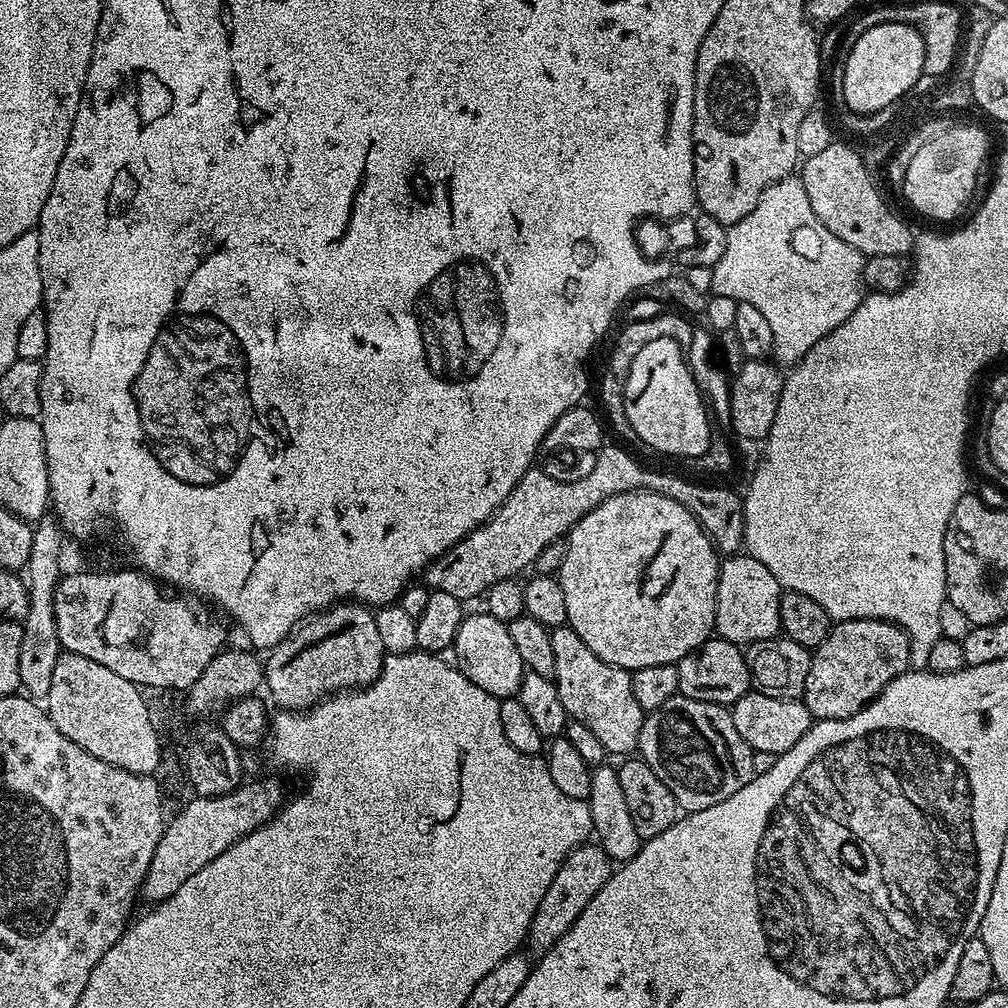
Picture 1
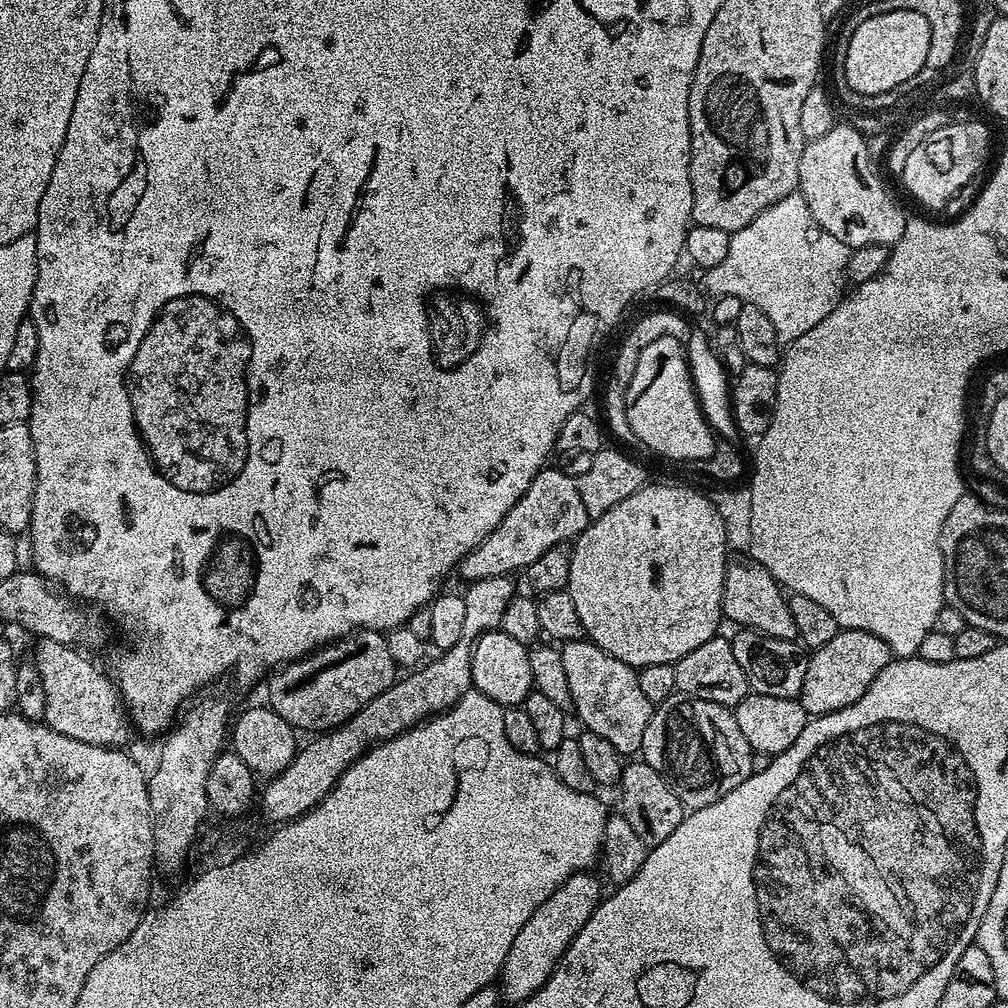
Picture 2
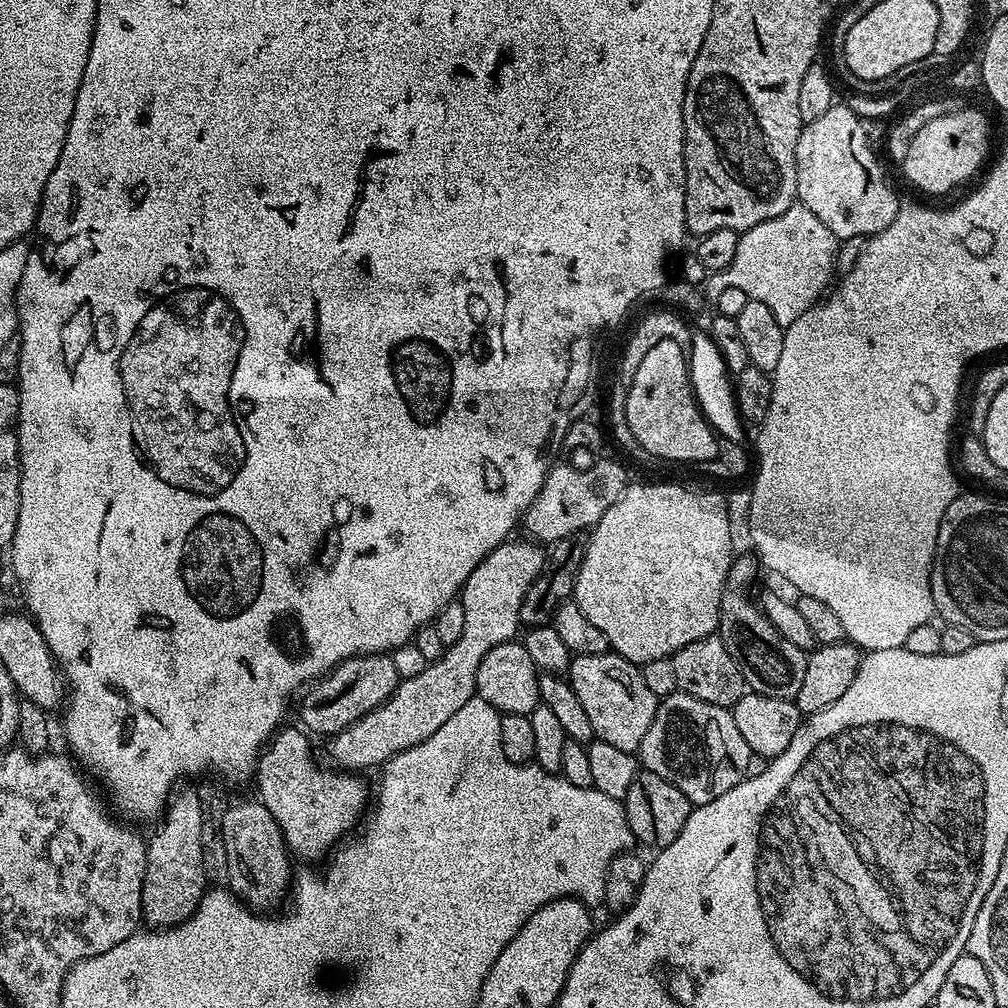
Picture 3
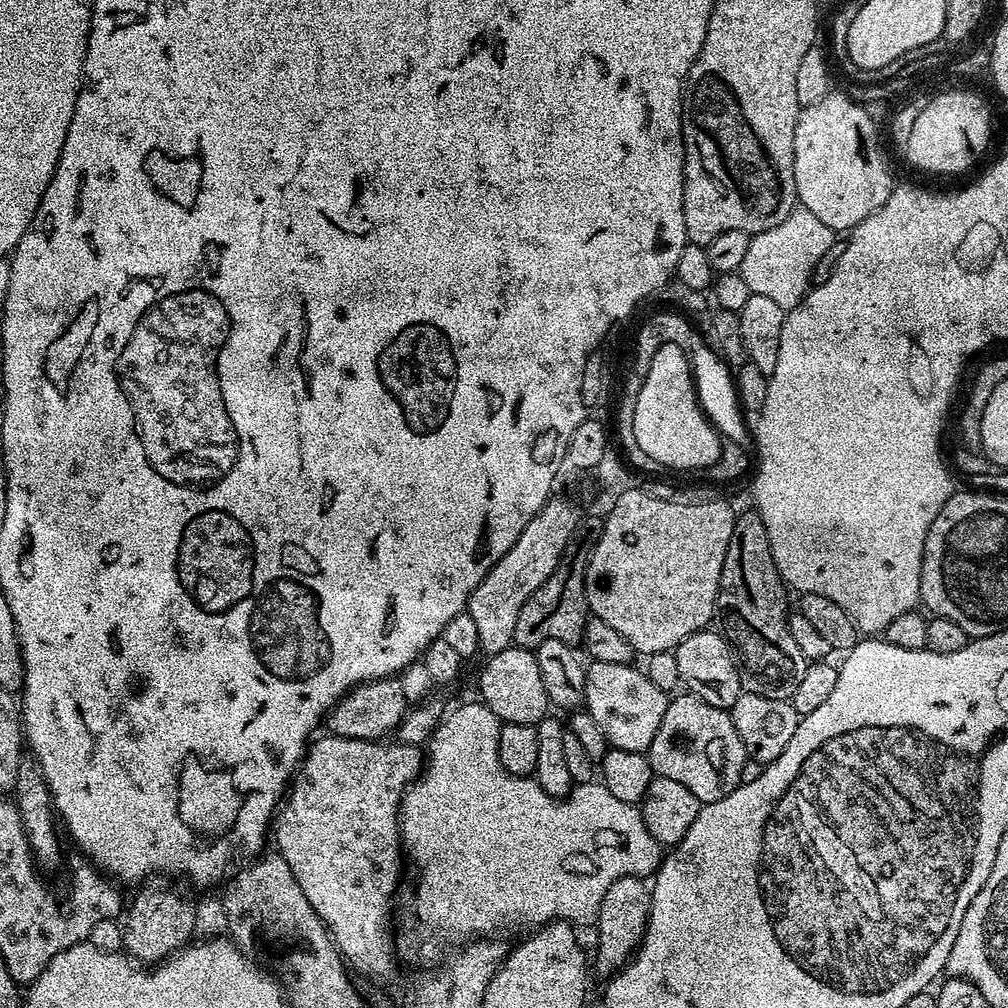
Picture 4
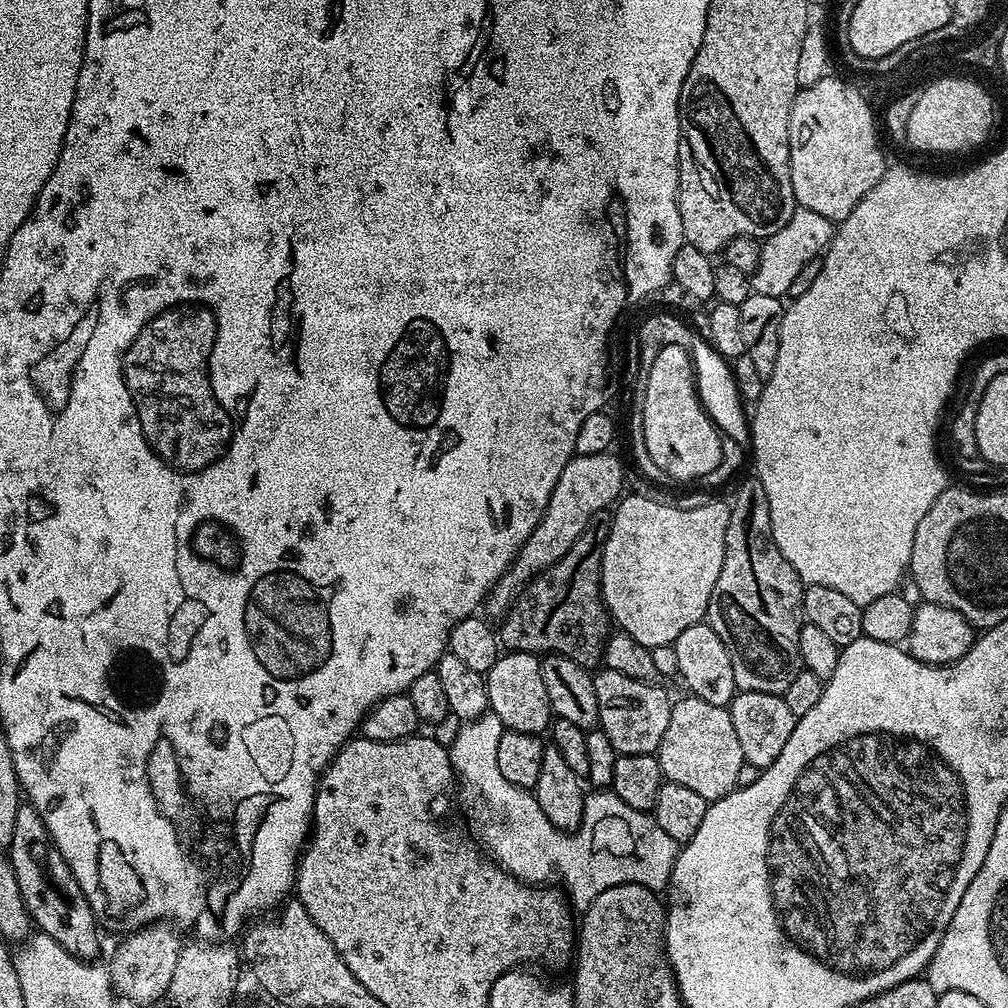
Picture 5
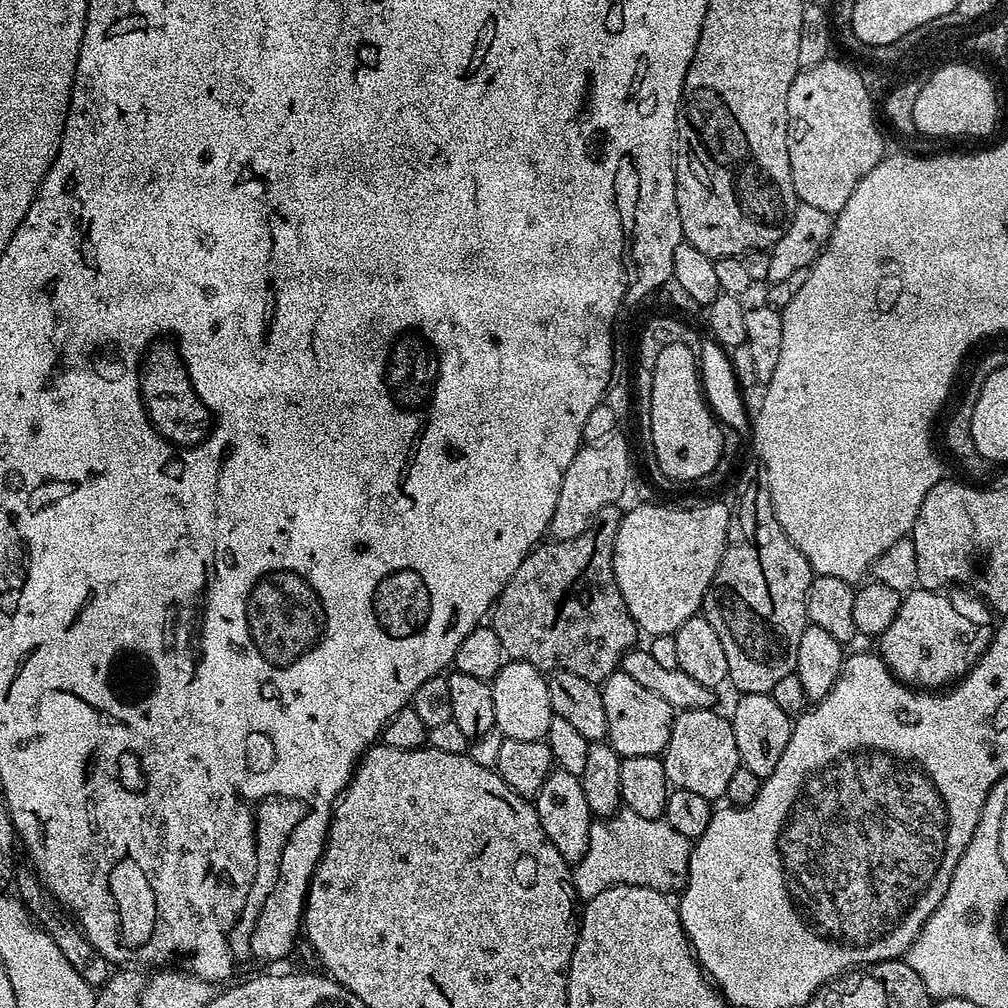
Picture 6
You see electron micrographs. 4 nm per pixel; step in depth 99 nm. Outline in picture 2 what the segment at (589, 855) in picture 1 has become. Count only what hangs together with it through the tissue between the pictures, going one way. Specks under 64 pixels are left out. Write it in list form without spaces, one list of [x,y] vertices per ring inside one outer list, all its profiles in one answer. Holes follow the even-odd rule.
[[[585,870],[566,878],[566,882],[562,882],[558,890],[554,890],[554,894],[550,894],[550,898],[546,898],[546,902],[542,902],[530,918],[526,918],[526,926],[518,930],[518,938],[514,938],[498,977],[499,991],[507,1003],[509,1000],[512,1006],[519,1005],[520,1001],[533,996],[548,981],[578,930],[582,930],[590,914],[594,914],[602,899],[602,891],[592,874]]]

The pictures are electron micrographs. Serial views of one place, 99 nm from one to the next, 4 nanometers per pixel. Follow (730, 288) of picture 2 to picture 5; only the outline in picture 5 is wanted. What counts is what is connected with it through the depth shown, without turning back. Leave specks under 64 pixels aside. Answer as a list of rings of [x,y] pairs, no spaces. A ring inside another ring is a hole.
[[[796,207],[790,222],[786,222],[786,226],[778,230],[778,234],[767,237],[761,243],[762,258],[758,258],[758,266],[750,277],[753,292],[787,297],[794,278],[798,278],[799,272],[802,271],[802,266],[817,259],[827,249],[833,235],[833,221],[822,218],[822,214],[814,214],[814,210]]]

